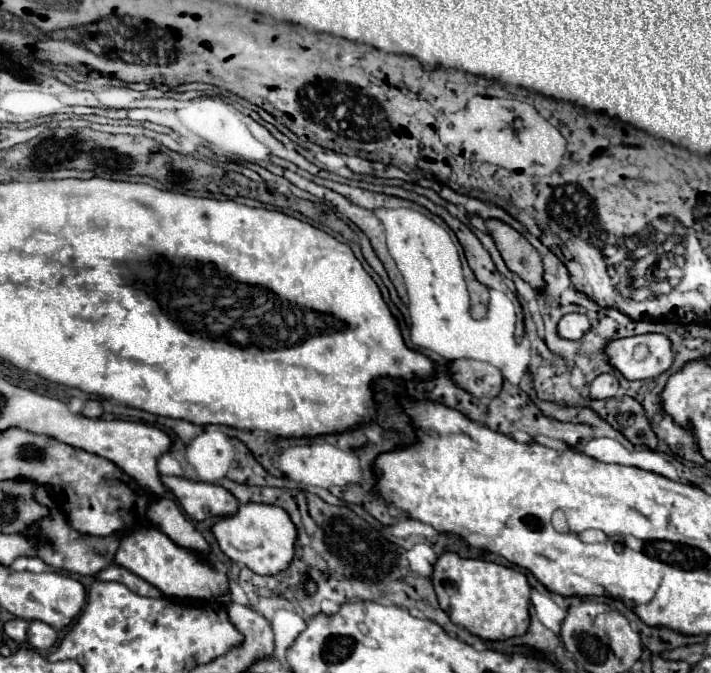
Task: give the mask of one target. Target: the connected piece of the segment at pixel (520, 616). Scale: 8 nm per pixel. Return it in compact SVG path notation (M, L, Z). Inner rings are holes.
M446 551L436 559L430 581L438 595L438 603L448 613L450 621L482 639L498 641L524 635L530 625L530 585L526 575L518 569L484 559L466 559L454 551Z

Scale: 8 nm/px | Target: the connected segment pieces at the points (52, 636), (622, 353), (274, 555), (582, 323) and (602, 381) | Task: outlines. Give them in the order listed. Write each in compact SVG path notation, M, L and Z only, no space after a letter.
M30 621L30 629L28 629L28 643L30 647L36 649L50 649L52 645L56 645L56 631L42 621Z
M658 333L616 339L606 351L610 363L626 379L654 379L668 371L674 361L672 341Z
M264 503L240 505L238 513L218 521L212 527L212 533L214 533L220 549L234 563L244 565L258 575L276 575L276 573L288 569L288 565L294 559L296 541L298 541L298 531L296 531L290 515L276 505L264 505Z
M568 313L558 323L558 335L564 339L580 339L590 329L590 319L582 313Z
M604 373L590 383L592 399L608 399L608 397L616 397L618 393L620 393L620 383L612 373Z

